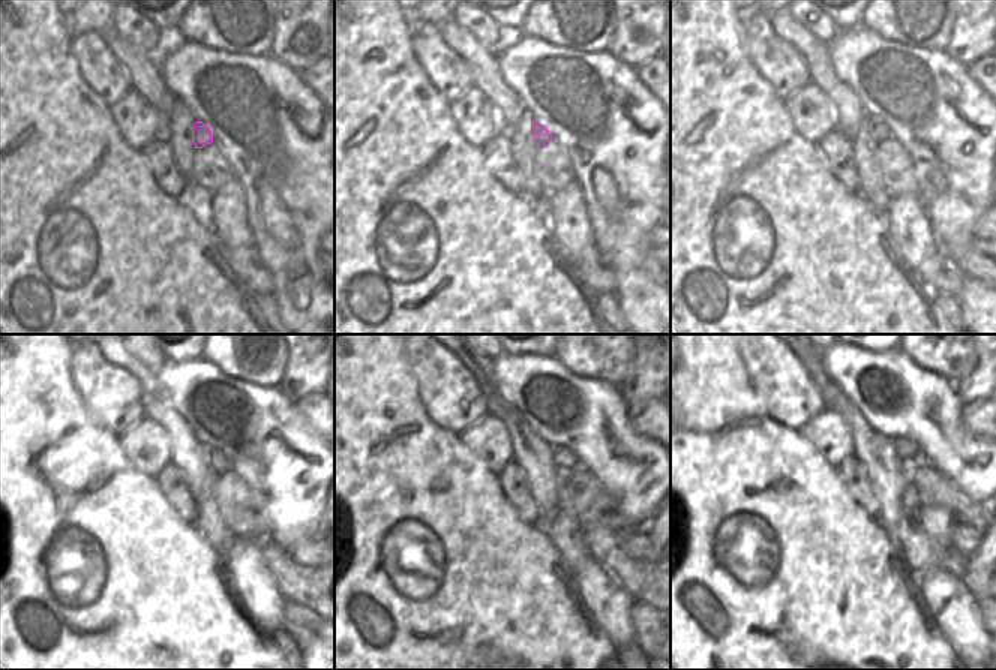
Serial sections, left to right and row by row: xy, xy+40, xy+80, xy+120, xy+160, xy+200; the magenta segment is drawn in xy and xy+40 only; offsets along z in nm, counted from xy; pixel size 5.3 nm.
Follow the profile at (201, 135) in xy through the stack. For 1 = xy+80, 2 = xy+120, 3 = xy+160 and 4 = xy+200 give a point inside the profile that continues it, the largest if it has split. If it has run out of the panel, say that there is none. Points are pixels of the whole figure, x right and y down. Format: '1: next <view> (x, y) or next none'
1: next xy+80 (876, 131)
2: next xy+120 (216, 460)
3: next xy+160 (563, 459)
4: next xy+200 (908, 451)

